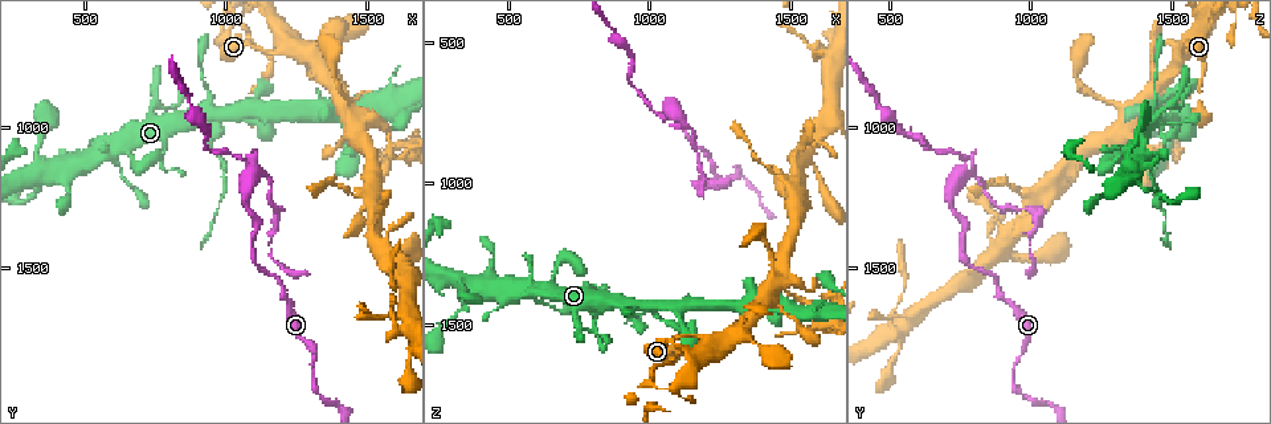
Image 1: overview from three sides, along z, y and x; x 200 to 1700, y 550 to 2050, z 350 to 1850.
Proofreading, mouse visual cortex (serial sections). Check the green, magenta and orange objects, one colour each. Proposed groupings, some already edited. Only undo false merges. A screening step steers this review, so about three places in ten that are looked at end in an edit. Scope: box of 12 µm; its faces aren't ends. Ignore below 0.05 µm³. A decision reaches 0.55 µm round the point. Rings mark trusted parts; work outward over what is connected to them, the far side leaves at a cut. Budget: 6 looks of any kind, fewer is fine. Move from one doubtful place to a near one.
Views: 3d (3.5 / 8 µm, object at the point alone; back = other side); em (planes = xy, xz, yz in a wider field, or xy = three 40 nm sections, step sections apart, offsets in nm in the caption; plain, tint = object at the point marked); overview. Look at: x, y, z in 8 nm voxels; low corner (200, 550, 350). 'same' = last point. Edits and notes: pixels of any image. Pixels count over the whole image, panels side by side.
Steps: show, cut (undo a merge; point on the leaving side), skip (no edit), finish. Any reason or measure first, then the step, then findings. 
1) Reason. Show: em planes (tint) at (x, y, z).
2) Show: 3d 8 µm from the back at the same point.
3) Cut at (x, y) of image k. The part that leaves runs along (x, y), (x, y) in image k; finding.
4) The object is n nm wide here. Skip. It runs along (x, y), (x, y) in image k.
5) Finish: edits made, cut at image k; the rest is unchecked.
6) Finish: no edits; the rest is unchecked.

Sharp bend. Show: 3d 3.5 µm at (950, 950, 1420).

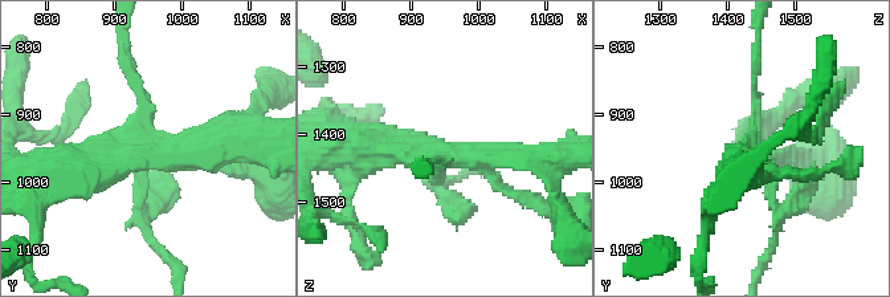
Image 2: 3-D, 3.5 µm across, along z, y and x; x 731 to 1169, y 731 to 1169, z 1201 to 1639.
Show: em xy step 1 (tint) at (945, 960, 1425).

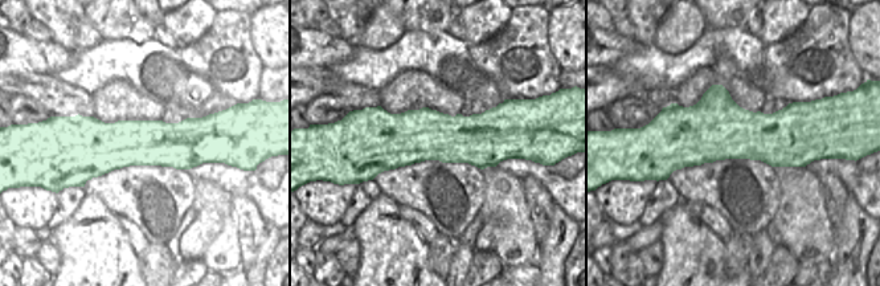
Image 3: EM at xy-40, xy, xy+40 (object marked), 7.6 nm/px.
Cut at (162, 192) of image 2. The part that leaves runs along (142, 171), (146, 237), (179, 277) in image 2; two cells meet here.

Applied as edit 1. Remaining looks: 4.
Abrupt turn. Show: 3d 3.5 µm at (1090, 1400, 770).

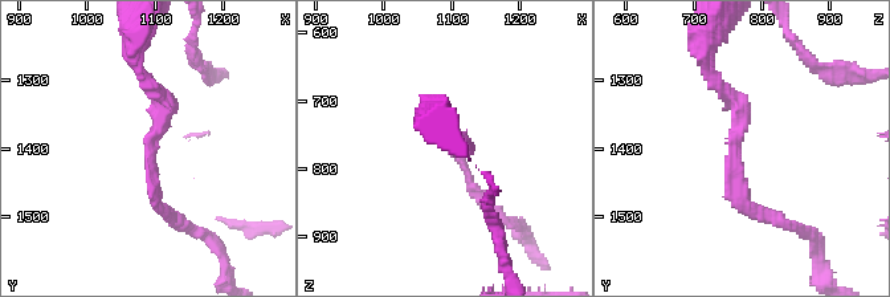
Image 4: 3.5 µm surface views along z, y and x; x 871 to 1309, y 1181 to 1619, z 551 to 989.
The arms are 100, 200 nm wide; now the EM. Show: em xy step 3 (plain) at (1100, 1415, 760).

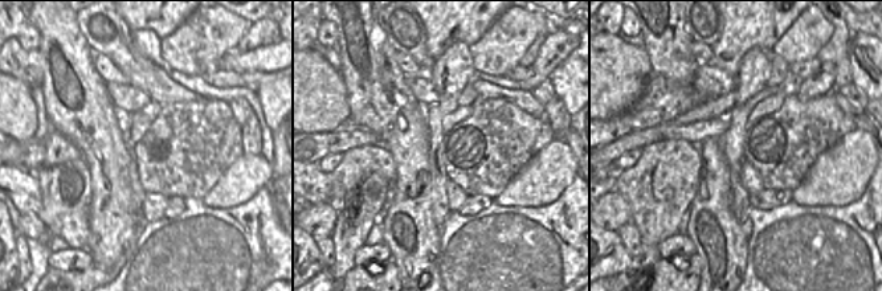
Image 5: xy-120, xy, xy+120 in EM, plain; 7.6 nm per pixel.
Show: em xy step 3 (tint) at the same point.

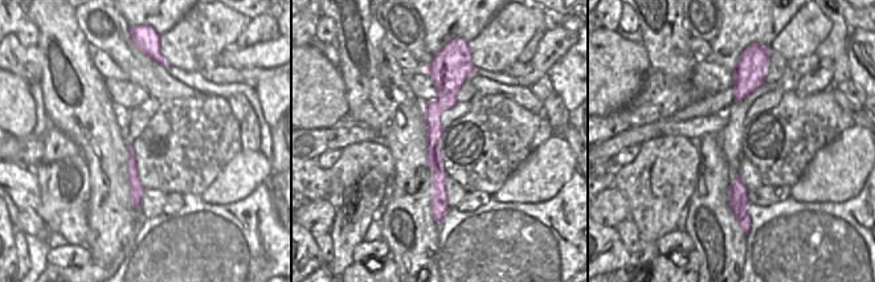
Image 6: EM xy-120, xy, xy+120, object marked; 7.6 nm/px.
Skip. It runs along (774, 220), (737, 192), (739, 102), (715, 82) in image 4; all the same cell.

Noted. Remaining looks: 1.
Four or more arms meet. Show: 3d 3.5 µm from the back at (1220, 710, 1570).

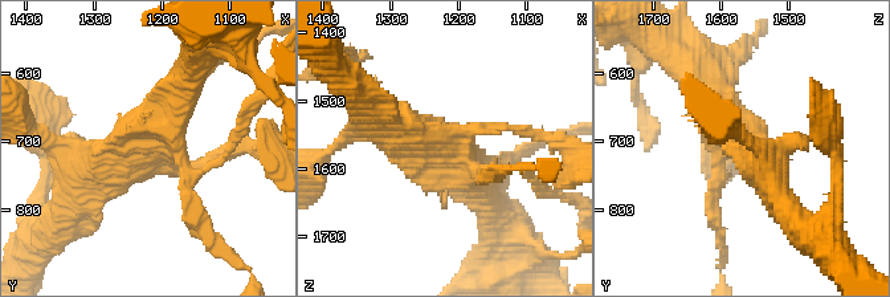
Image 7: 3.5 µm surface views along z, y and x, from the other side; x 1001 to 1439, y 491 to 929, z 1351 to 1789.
Skip. Continuous, no second cell.

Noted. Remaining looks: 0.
Finish: edits made, cut at image 2; the rest is unchecked.

